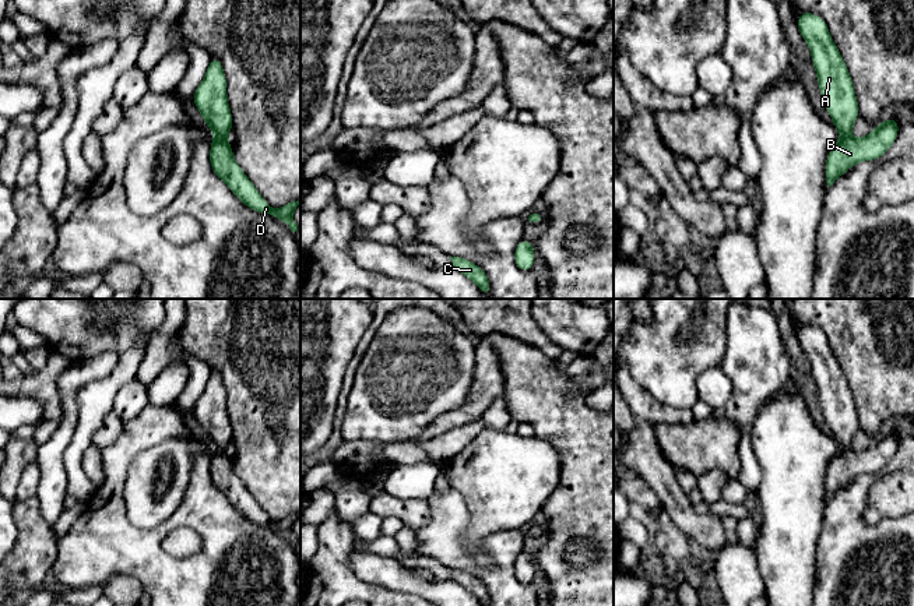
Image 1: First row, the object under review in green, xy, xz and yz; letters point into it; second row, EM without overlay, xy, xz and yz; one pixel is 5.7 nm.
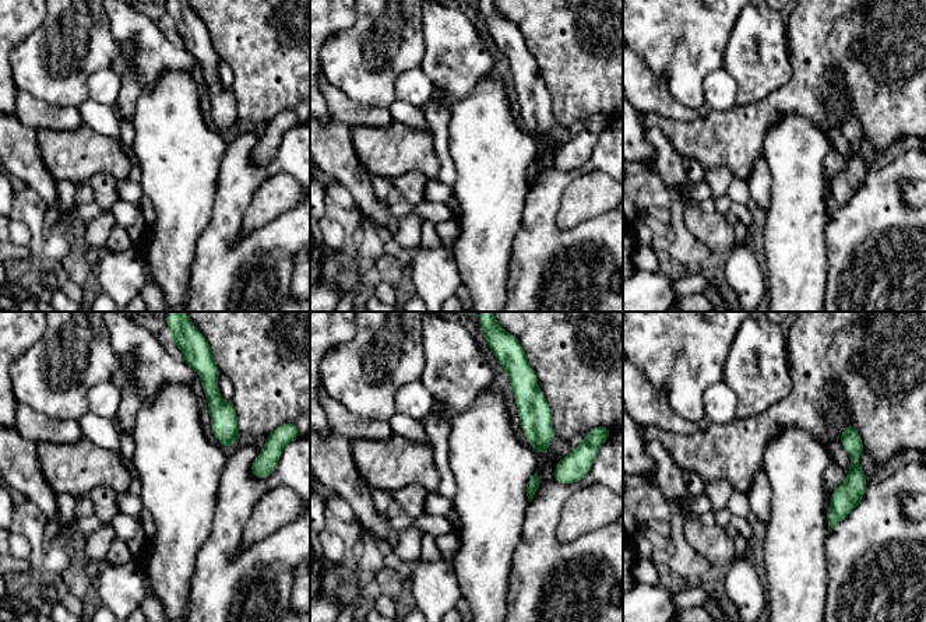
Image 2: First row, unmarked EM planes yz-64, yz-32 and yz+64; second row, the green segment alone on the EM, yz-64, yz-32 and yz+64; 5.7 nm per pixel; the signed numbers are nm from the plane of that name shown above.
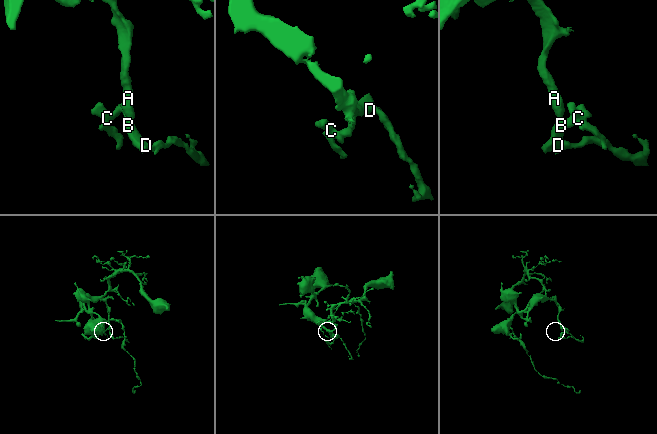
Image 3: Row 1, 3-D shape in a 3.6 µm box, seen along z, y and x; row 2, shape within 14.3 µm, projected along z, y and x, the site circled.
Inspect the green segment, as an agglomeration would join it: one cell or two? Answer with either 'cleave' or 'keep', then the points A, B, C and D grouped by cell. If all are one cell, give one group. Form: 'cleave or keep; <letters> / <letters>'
keep; A B C D

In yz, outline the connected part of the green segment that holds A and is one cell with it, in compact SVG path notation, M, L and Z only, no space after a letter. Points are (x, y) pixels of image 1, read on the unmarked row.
M801 325L797 337L812 366L823 417L841 447L826 472L826 494L830 500L853 478L878 472L890 461L899 447L897 430L880 434L865 451L855 452L850 445L859 427L857 409L826 335L816 327Z

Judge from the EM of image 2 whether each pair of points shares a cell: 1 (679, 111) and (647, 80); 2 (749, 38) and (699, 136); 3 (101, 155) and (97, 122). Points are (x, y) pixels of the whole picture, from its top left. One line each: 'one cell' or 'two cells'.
1: one cell
2: two cells
3: two cells

